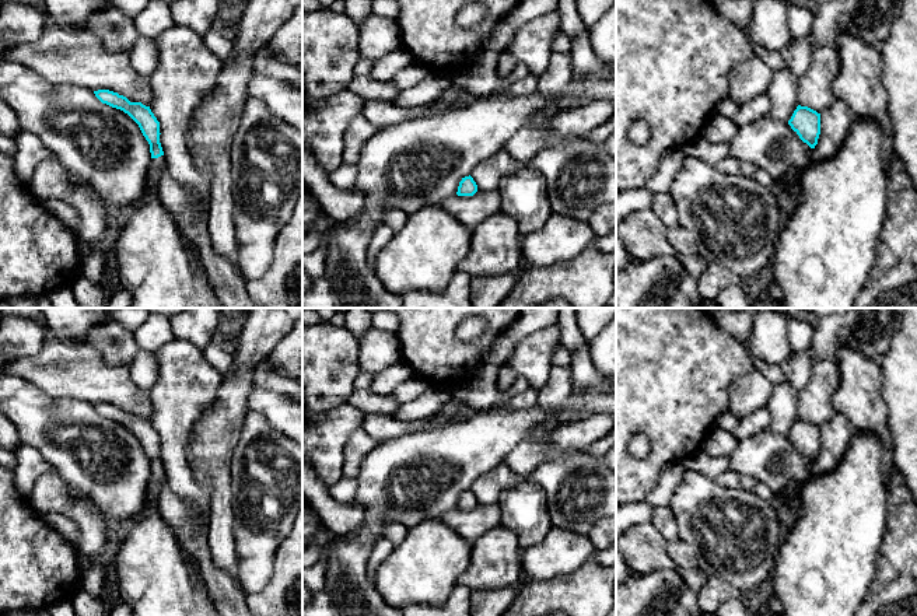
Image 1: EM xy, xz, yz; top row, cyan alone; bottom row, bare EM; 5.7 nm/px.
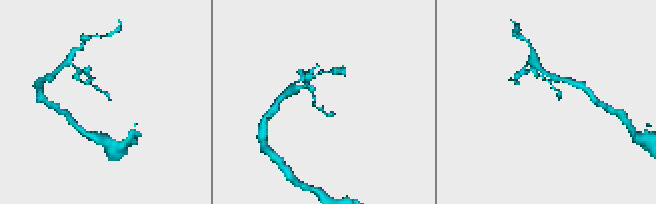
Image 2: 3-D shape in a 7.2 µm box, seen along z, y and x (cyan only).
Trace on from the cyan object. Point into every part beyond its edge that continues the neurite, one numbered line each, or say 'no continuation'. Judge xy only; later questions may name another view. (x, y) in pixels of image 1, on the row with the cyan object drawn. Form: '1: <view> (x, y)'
1: xy (157, 164)

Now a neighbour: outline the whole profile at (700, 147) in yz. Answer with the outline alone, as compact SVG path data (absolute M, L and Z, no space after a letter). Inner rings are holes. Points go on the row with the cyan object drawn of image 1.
M701 134L685 143L683 146L680 146L680 148L686 157L703 160L713 167L729 157L728 144L710 143Z

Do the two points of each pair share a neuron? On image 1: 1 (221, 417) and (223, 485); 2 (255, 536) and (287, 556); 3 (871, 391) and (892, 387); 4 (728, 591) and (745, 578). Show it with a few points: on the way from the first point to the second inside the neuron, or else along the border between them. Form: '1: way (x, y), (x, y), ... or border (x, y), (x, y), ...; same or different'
1: way (220, 434), (220, 468); same
2: border (287, 535), (276, 552), (275, 570), (266, 581); different
3: border (877, 359), (888, 422); different
4: border (709, 574), (732, 584), (746, 597); different

